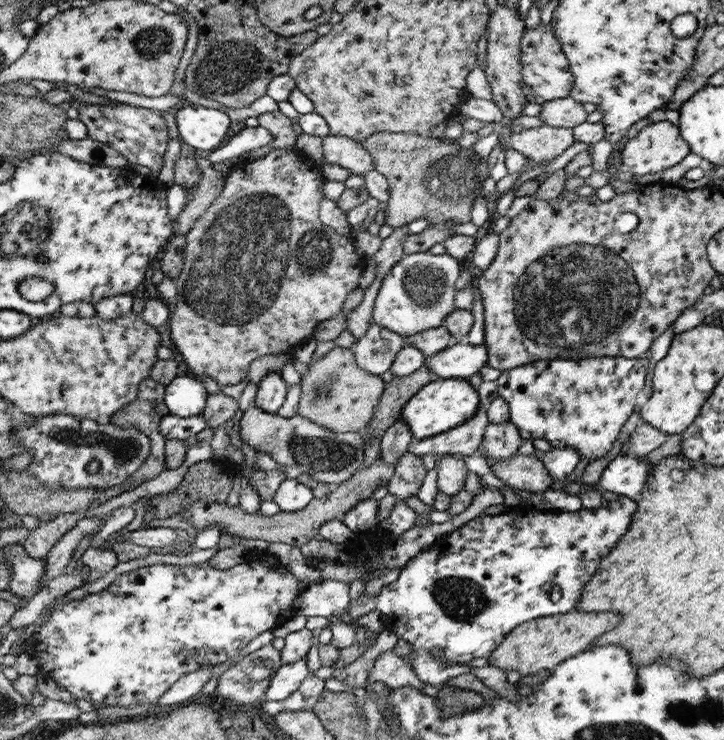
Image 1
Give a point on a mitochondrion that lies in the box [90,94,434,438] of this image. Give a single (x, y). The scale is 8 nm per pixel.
(249, 241)

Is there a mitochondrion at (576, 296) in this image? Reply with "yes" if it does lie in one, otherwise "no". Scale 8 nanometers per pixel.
yes

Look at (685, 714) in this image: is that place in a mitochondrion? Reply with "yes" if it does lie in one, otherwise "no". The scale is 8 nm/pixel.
yes

